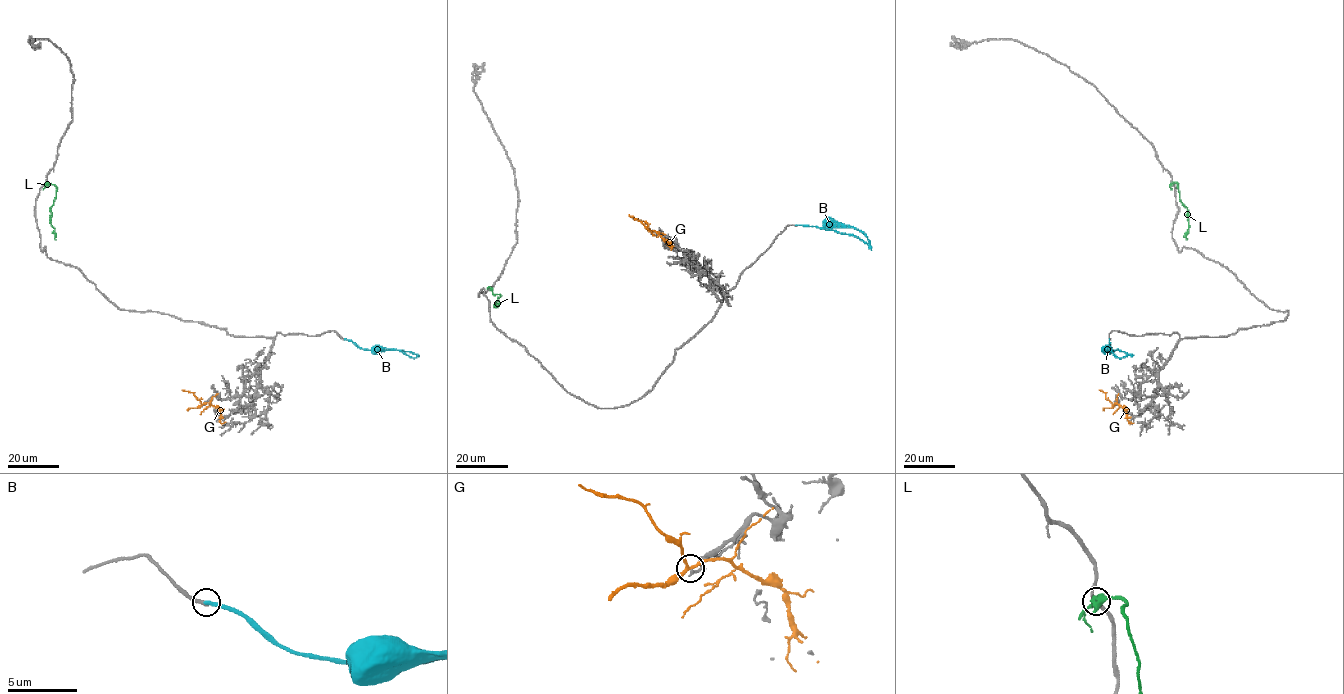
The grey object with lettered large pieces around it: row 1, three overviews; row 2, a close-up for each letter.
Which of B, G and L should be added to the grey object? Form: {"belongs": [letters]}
{"belongs": []}

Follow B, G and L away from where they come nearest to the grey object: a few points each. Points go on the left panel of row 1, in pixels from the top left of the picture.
B: (345, 339), (371, 350), (402, 350), (418, 355)
G: (202, 405), (209, 403), (216, 406), (220, 422), (225, 421)
L: (45, 183), (56, 187), (50, 223), (56, 240)

